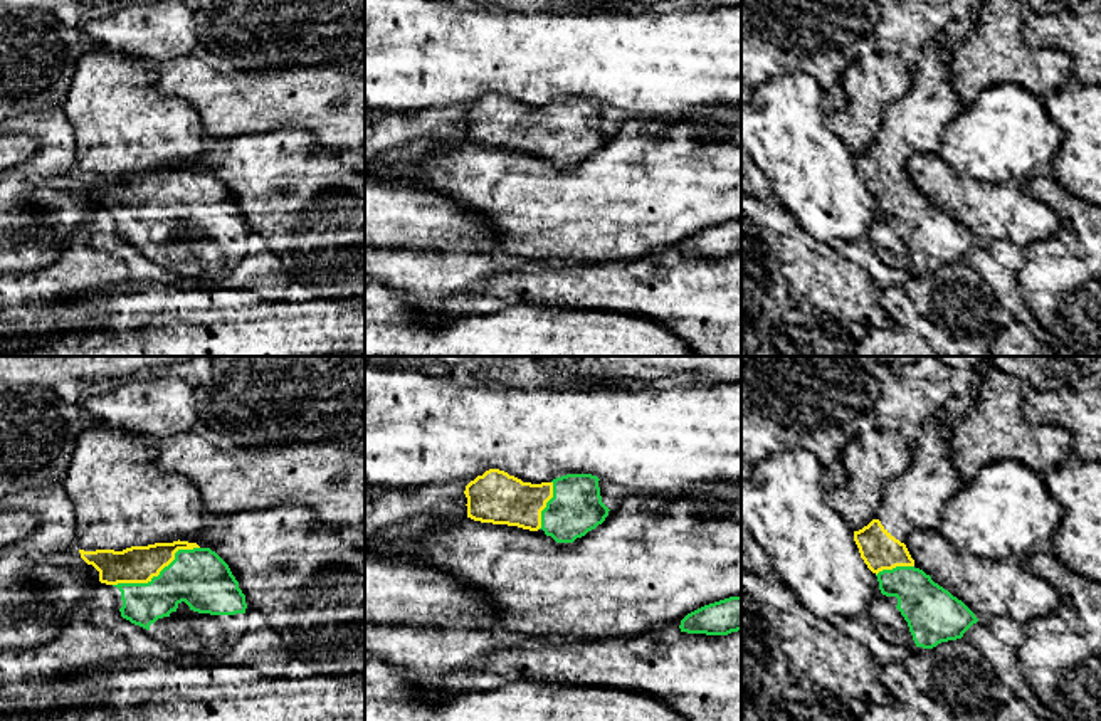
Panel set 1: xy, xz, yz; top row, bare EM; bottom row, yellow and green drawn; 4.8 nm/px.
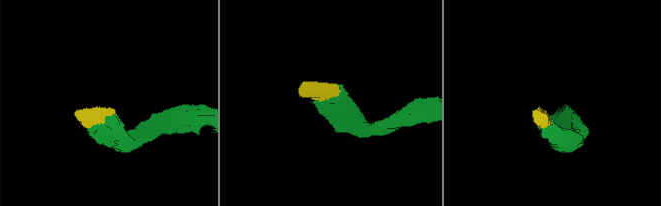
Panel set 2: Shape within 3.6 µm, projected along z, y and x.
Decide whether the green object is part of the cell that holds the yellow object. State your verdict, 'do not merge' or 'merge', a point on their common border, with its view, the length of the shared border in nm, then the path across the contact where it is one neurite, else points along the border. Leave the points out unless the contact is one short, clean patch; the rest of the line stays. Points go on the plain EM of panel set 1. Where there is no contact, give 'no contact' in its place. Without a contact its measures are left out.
merge; contact xy (157, 199); length 460 nm

